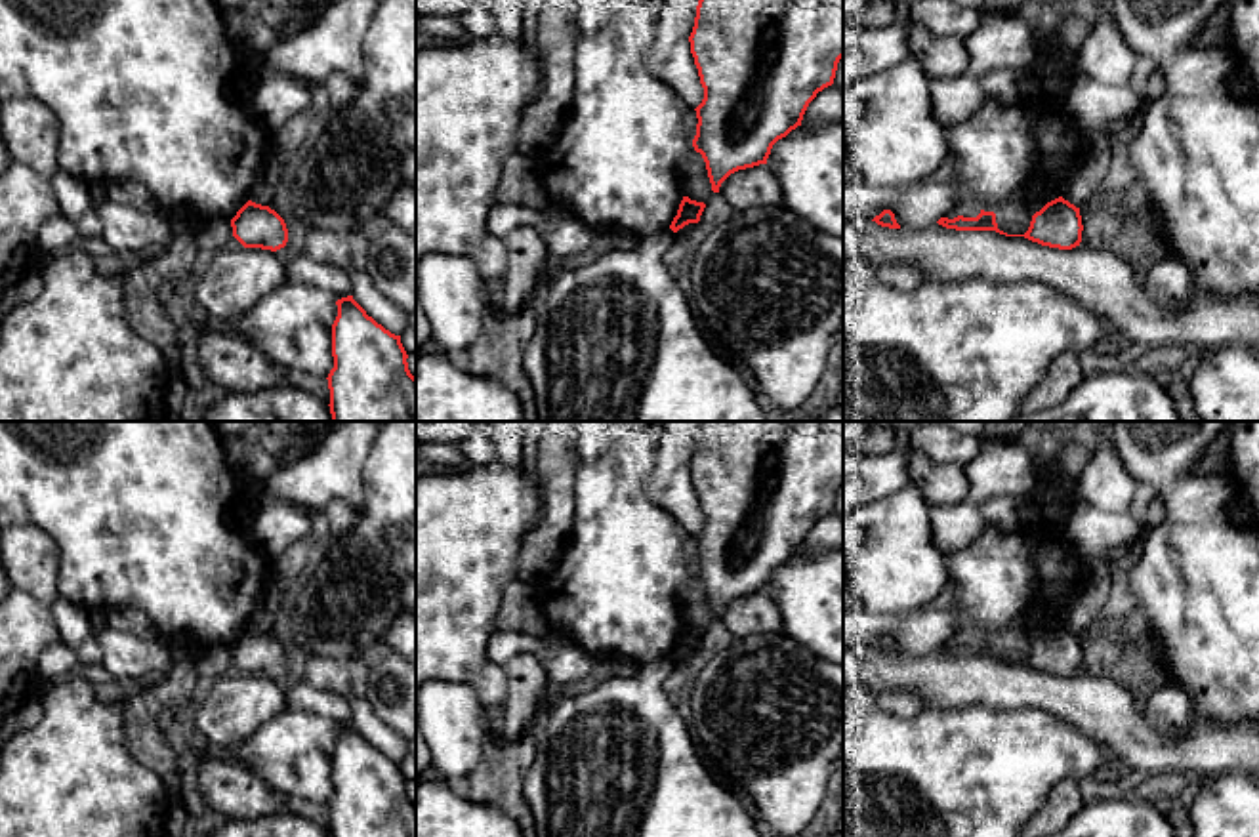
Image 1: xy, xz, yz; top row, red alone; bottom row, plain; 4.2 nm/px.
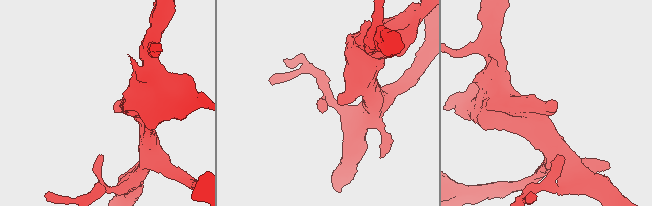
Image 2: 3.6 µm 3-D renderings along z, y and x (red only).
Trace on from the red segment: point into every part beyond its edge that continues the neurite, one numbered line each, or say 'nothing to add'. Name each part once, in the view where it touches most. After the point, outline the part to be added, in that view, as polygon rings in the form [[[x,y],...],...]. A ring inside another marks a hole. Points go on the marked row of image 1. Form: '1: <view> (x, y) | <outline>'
nothing to add

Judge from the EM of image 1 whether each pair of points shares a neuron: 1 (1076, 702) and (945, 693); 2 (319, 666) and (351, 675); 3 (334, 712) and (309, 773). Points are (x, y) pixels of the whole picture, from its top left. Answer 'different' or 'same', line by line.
1: same
2: same
3: different

